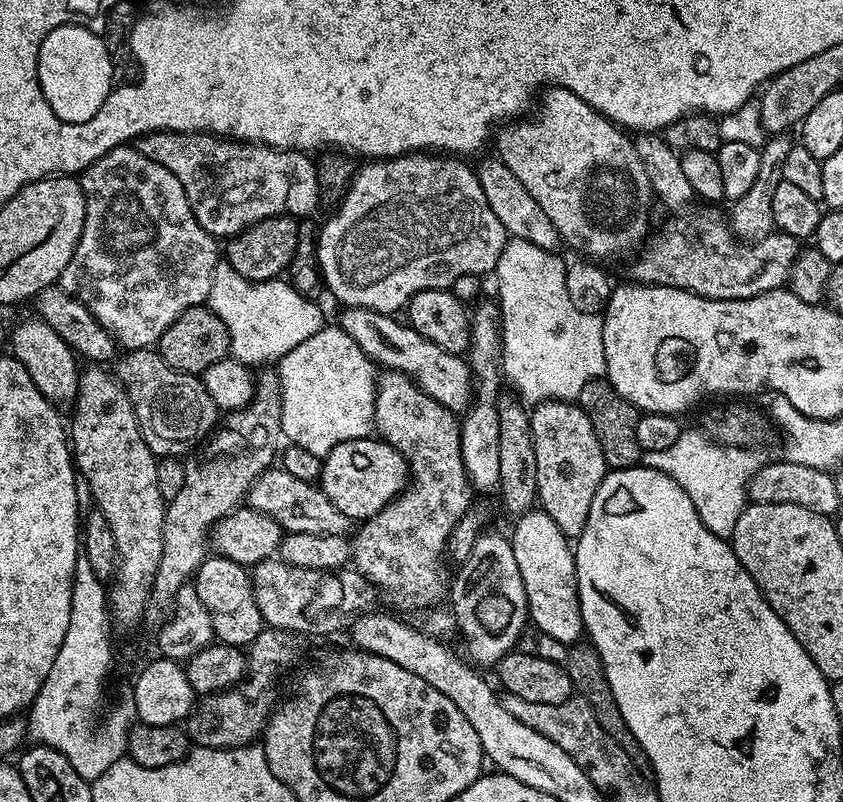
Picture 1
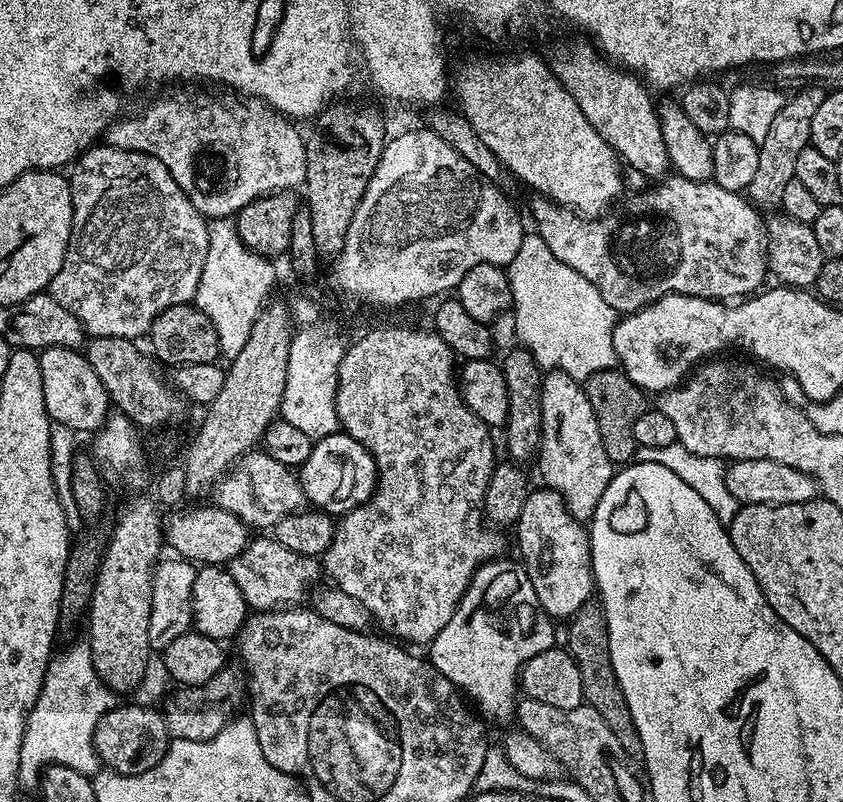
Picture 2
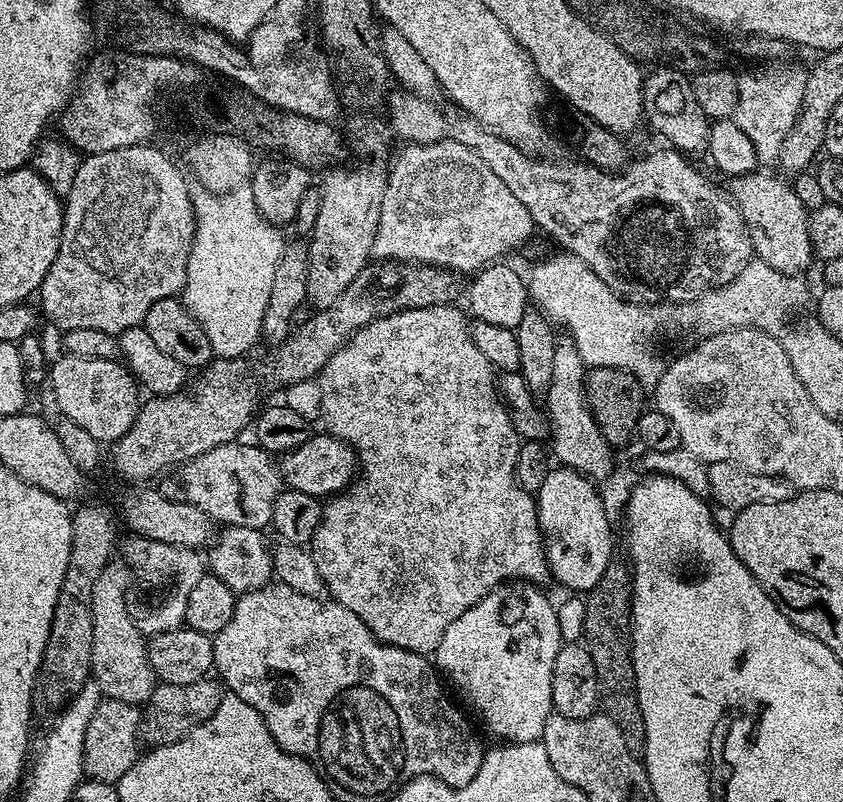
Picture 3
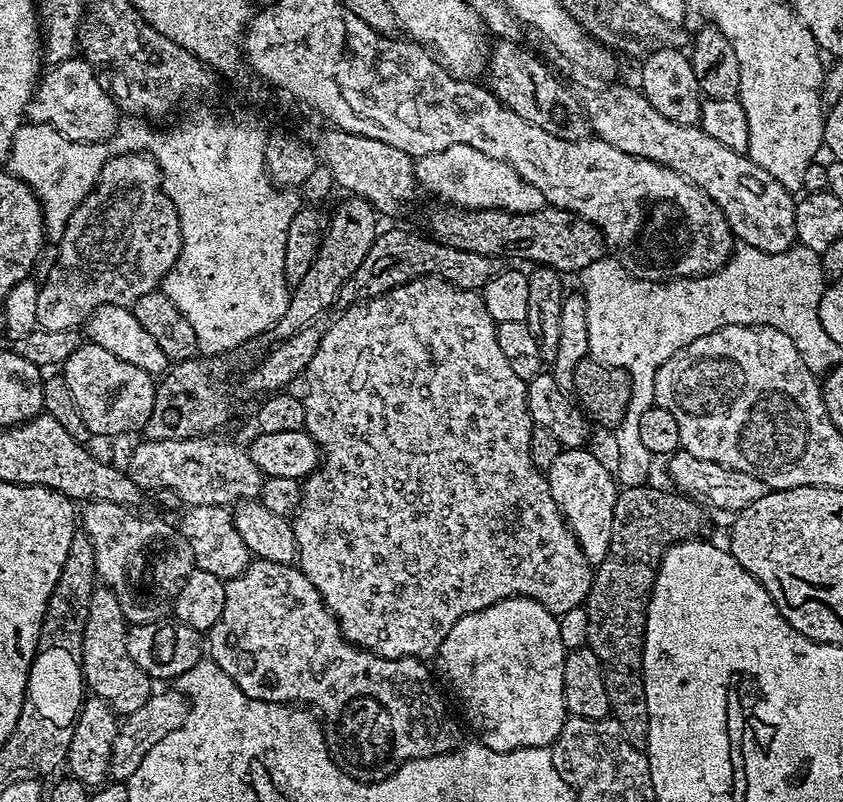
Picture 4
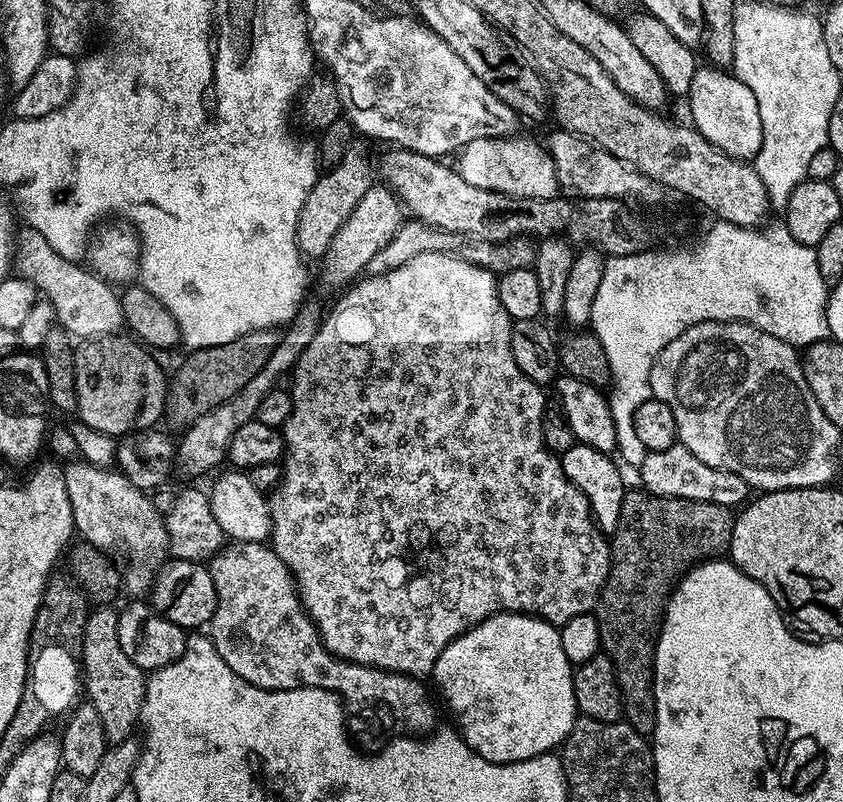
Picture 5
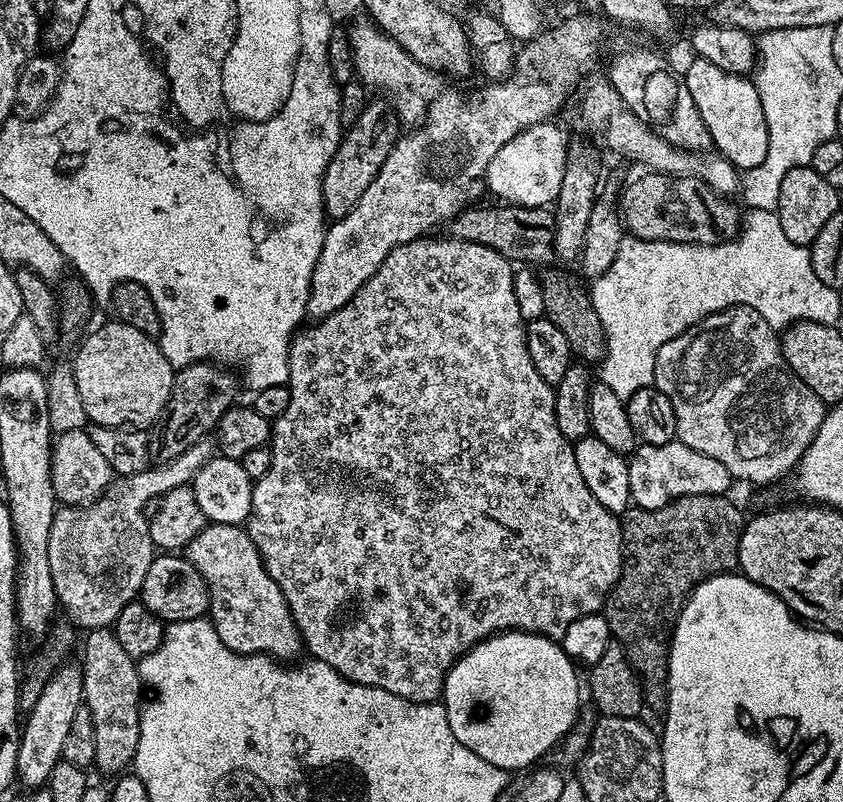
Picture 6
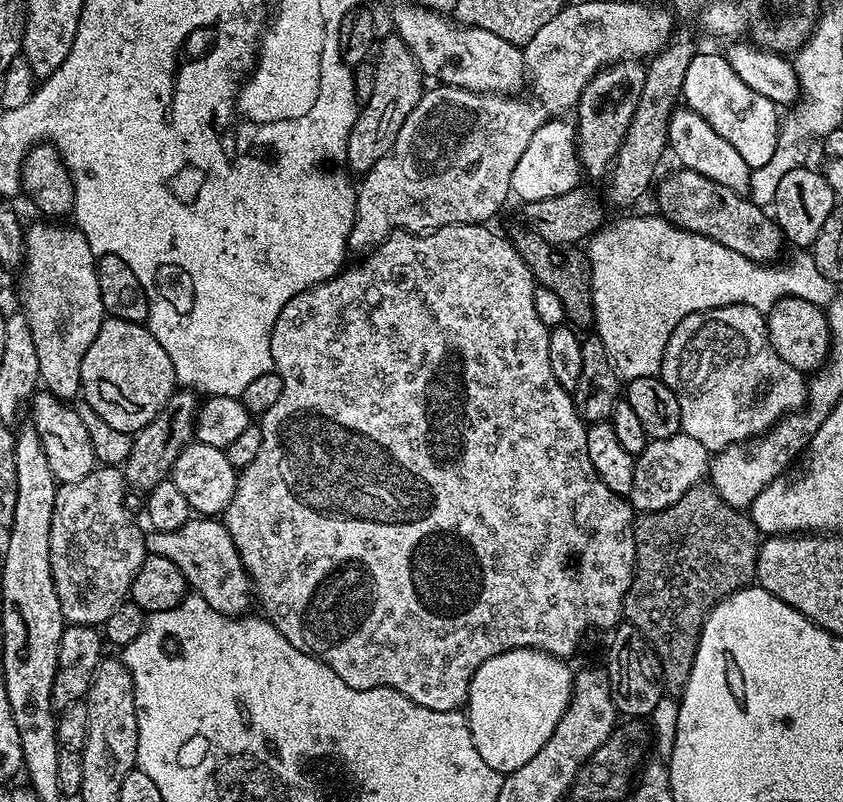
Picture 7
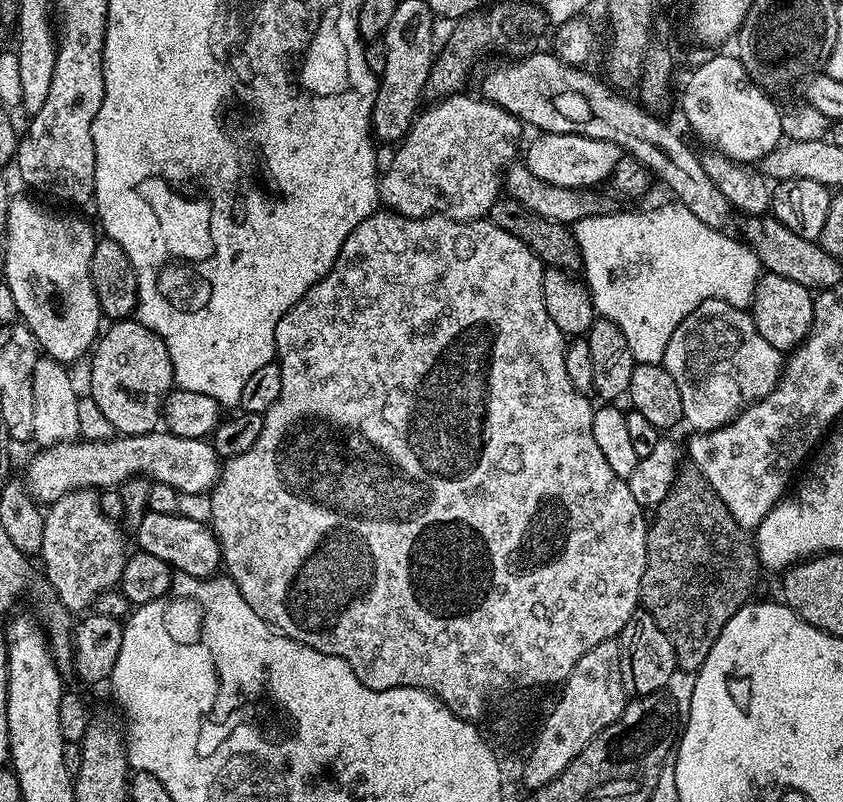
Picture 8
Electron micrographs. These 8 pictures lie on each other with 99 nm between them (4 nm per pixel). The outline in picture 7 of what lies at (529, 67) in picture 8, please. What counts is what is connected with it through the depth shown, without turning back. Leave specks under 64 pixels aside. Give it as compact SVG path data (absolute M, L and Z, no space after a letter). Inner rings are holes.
M418 2L396 5L392 24L395 35L406 42L425 77L436 78L441 85L496 95L513 95L521 91L523 84L525 87L523 49L488 30L461 26Z

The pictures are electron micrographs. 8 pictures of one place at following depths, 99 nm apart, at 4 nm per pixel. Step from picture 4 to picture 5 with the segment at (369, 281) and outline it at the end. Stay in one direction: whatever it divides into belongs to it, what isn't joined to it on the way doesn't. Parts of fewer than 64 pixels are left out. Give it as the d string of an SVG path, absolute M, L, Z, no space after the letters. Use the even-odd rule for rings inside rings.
M408 218L400 225L394 238L390 238L390 242L386 242L386 246L382 246L382 250L378 250L378 254L374 254L374 258L370 258L367 271L373 276L386 274L398 266L406 266L406 262L410 262L410 258L418 258L418 254L427 252L451 253L453 256L459 256L461 260L482 266L490 273L499 274L510 270L531 268L536 257L536 244L527 236L515 236L513 240L503 240L491 244L485 240L472 240L469 236L443 232L430 227L429 224L423 224L421 220Z

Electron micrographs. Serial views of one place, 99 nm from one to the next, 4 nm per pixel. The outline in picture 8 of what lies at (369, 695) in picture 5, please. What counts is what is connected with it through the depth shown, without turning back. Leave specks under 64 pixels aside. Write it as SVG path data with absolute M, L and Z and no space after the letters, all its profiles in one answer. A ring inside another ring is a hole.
M147 511L140 525L134 529L134 536L135 547L139 551L162 558L162 562L166 562L177 573L207 578L217 575L221 567L220 544L216 540L216 533L203 520Z

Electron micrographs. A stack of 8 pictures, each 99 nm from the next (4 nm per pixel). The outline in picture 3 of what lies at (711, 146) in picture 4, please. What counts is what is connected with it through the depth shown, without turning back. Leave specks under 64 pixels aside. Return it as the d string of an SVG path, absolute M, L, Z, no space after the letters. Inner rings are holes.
M757 170L745 176L731 177L730 199L742 214L753 255L779 273L801 275L814 260L809 238L809 211L802 206L791 183L766 172Z

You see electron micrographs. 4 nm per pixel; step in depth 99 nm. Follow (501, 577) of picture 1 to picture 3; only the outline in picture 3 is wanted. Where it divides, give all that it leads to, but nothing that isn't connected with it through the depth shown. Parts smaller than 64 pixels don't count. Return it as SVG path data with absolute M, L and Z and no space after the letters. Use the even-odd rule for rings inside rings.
M505 582L483 598L466 614L454 618L446 626L434 653L434 664L441 673L452 679L452 684L472 703L480 720L497 736L497 741L528 746L544 734L548 717L553 715L552 670L554 658L562 643L560 620L552 604L540 593L541 589L527 582Z

